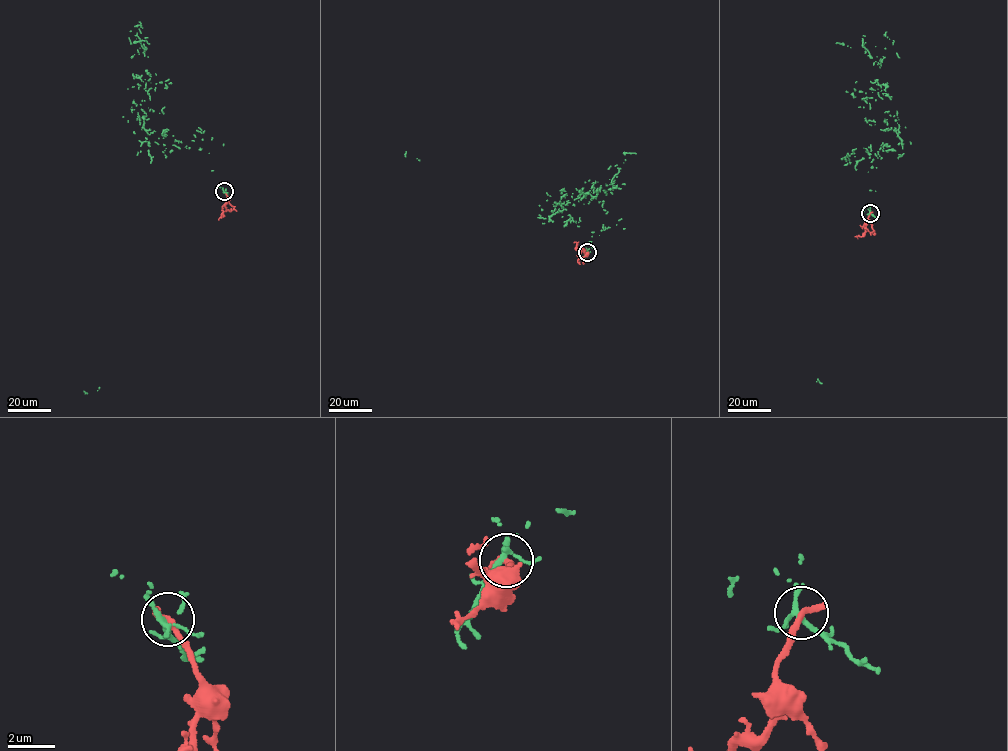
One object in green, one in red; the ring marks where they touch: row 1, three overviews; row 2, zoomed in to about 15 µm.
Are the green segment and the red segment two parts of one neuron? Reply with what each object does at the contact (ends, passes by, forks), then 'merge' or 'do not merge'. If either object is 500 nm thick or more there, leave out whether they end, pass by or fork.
green forks there; red ends there; do not merge

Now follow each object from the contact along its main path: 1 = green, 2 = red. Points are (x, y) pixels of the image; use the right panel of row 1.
1: (870, 213), (868, 172), (872, 166), (869, 157), (853, 149), (843, 157), (849, 156), (856, 170), (822, 383)
2: (870, 213), (864, 225), (864, 235), (857, 236), (857, 238)

